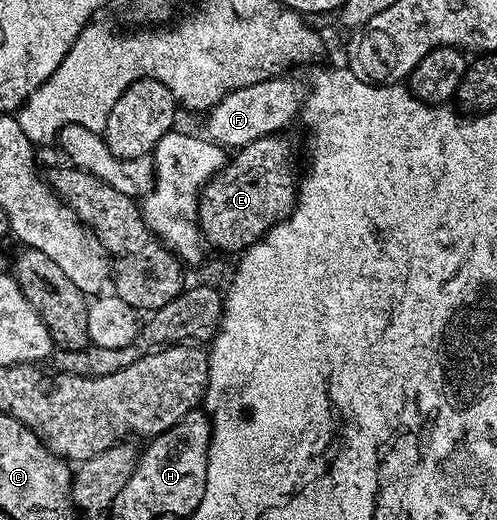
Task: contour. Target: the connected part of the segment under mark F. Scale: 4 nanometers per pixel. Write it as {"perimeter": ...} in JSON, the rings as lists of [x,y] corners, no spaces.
{"perimeter":[[[277,75],[266,81],[259,81],[236,89],[207,110],[208,130],[206,136],[215,145],[224,146],[225,150],[235,151],[245,145],[254,143],[260,137],[271,137],[279,134],[292,119],[300,112],[302,104],[301,90],[292,89],[283,76]]]}

